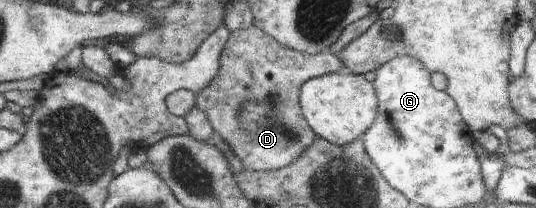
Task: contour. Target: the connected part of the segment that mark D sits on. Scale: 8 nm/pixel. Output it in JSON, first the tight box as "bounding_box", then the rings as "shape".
{"bounding_box":[196,24,345,172],"shape":[[[252,24],[246,30],[231,31],[219,59],[219,70],[215,78],[202,92],[196,94],[196,103],[209,119],[213,131],[230,144],[228,151],[234,150],[246,170],[252,172],[279,170],[295,161],[308,151],[314,143],[314,129],[307,122],[299,104],[302,87],[312,78],[323,74],[345,72],[344,63],[330,51],[306,55],[284,46],[267,32]]]}

